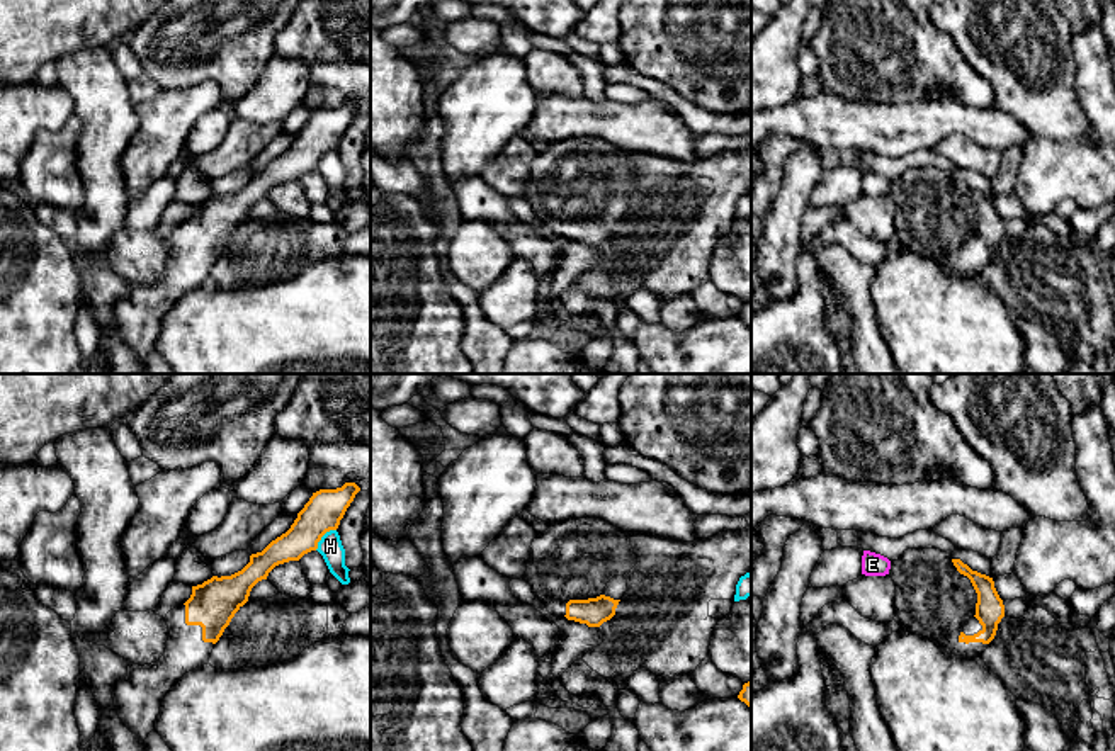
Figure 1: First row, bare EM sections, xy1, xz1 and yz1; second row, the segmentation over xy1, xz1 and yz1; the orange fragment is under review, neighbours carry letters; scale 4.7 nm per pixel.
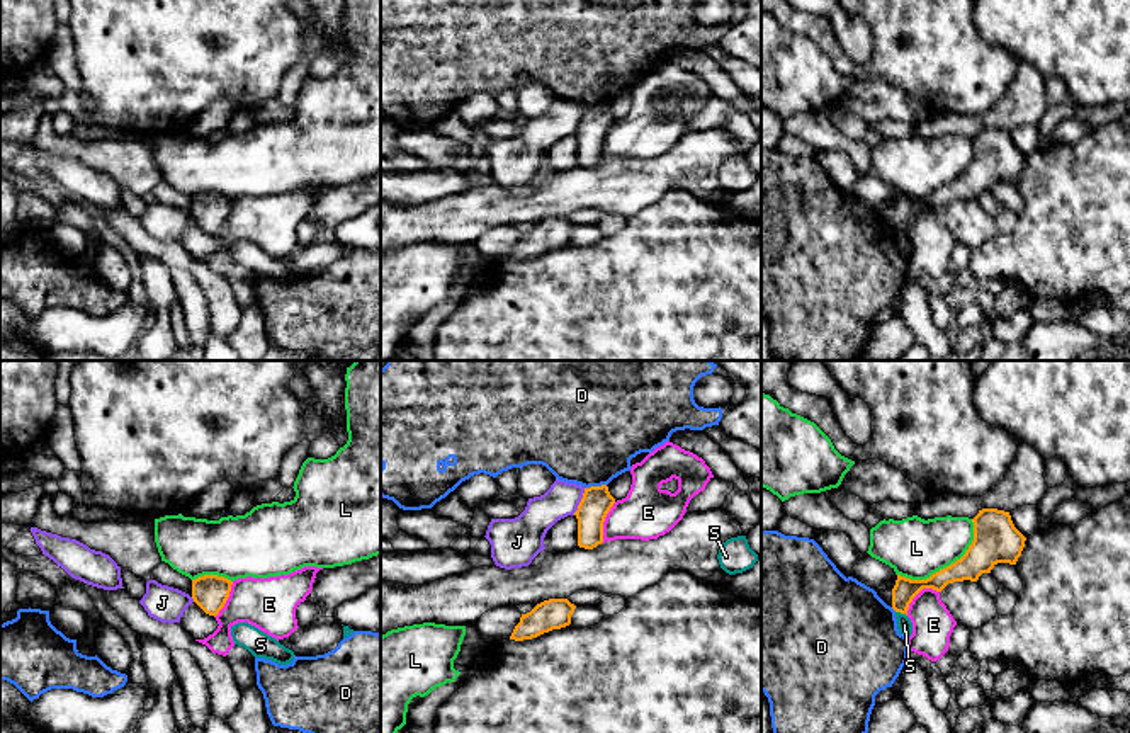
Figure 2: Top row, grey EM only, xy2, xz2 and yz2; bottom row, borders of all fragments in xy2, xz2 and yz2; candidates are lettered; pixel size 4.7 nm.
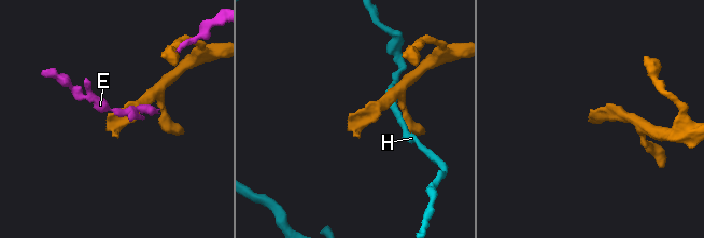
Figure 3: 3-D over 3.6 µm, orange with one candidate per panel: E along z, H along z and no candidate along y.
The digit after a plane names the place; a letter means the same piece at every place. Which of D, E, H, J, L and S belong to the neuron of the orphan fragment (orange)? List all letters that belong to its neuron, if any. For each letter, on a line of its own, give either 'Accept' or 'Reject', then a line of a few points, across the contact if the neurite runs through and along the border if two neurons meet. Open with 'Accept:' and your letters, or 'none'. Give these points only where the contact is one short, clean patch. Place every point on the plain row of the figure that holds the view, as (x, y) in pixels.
Accept: none
D: Reject
E: Reject. Line: yz2 (938, 210), (923, 208), (913, 218), (906, 233)
H: Reject. Line: xy1 (335, 148), (330, 148), (315, 169)
J: Reject. Line: xz2 (585, 107), (573, 133)
L: Reject
S: Reject. Line: yz2 (896, 230), (906, 235)

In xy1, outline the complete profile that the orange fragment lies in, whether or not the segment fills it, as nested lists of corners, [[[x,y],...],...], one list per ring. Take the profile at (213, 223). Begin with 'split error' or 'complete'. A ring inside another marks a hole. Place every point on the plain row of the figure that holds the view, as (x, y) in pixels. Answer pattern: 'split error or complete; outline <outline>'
split error; outline [[[345,102],[313,112],[291,148],[231,195],[212,195],[192,206],[190,217],[165,236],[165,274],[151,284],[129,282],[127,296],[114,304],[112,318],[122,343],[144,360],[155,348],[167,311],[189,291],[209,284],[211,272],[235,233],[248,221],[252,207],[284,182],[316,170],[321,156],[337,150],[360,107]]]

